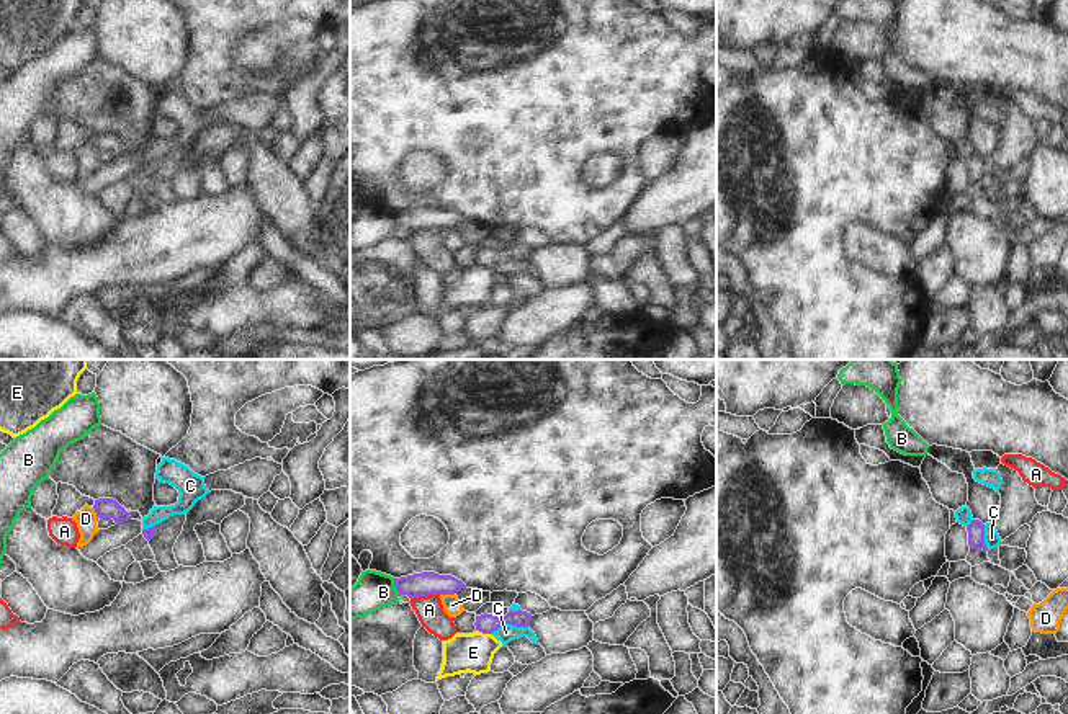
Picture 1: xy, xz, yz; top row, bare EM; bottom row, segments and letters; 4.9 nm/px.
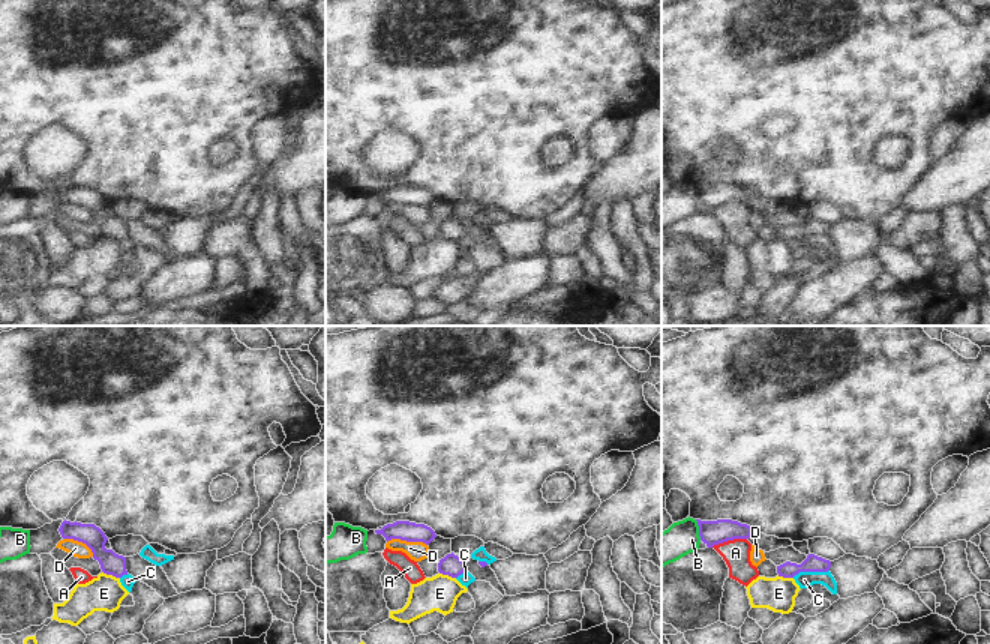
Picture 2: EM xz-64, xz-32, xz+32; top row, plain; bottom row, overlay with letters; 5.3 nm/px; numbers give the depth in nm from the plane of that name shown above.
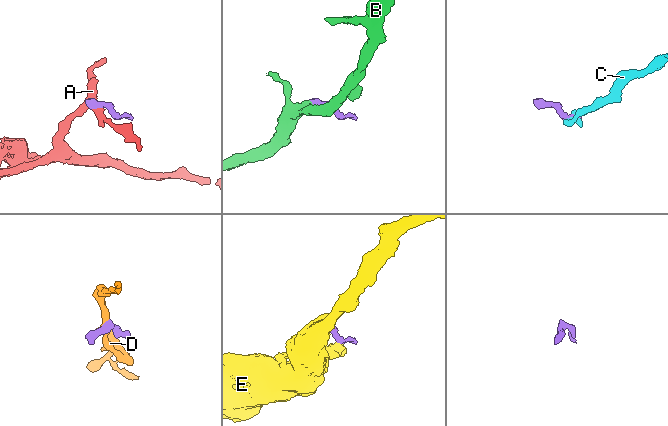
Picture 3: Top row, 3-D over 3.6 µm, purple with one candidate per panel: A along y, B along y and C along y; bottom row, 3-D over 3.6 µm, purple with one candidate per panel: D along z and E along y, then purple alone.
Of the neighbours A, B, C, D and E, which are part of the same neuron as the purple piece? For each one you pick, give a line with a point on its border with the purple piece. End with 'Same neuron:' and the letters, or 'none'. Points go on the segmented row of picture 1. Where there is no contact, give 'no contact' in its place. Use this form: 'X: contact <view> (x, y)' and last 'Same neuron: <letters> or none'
Same neuron: none

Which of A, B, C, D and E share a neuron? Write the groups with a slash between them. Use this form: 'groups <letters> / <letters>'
groups A / B / C / D / E

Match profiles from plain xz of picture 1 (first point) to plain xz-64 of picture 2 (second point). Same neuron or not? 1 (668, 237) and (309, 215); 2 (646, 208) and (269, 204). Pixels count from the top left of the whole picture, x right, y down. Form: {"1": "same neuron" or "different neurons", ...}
{"1": "different neurons", "2": "different neurons"}

